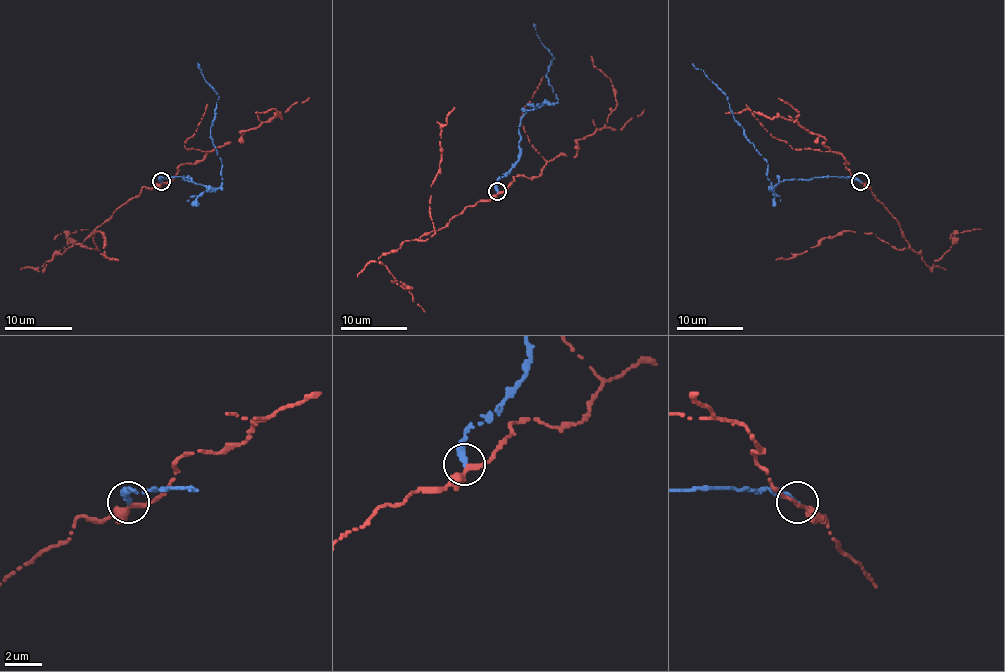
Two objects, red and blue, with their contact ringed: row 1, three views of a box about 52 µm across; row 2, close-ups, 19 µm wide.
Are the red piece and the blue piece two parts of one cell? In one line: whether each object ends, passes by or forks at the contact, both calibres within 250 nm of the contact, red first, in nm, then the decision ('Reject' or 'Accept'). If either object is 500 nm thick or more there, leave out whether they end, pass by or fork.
At the ring red passes by. At the ring blue ends. Thickness 240 nm (red) against 320 nm. Reject

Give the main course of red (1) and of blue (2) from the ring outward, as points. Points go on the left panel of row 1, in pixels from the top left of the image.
1: (162, 183), (144, 186), (81, 243), (98, 250), (93, 233), (100, 231), (105, 238), (105, 255), (118, 260)
2: (160, 181), (182, 176), (209, 189), (222, 184), (221, 161), (211, 137), (219, 97), (197, 63)

